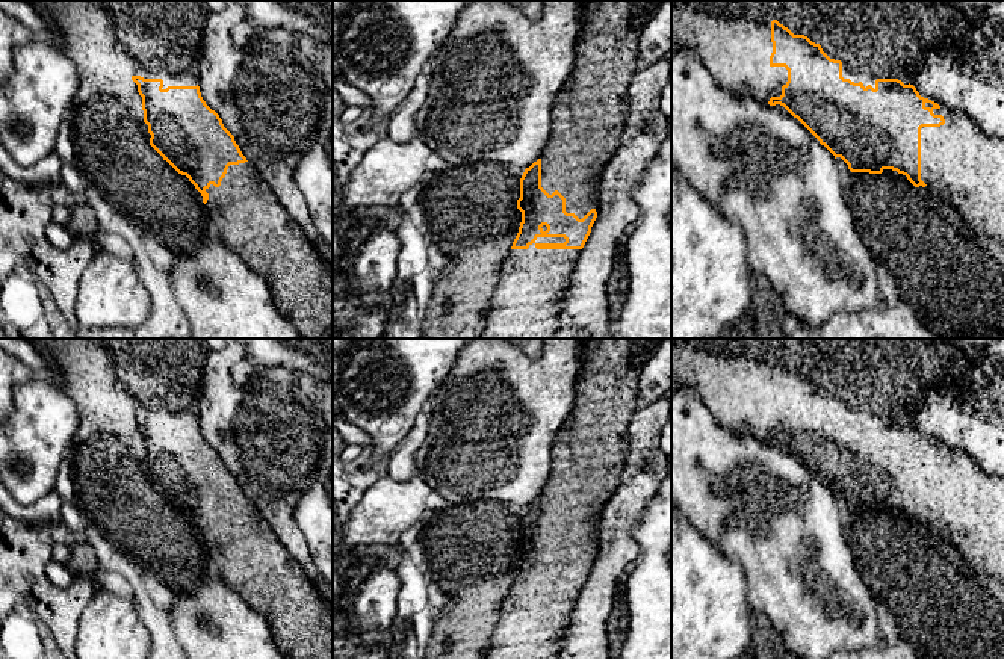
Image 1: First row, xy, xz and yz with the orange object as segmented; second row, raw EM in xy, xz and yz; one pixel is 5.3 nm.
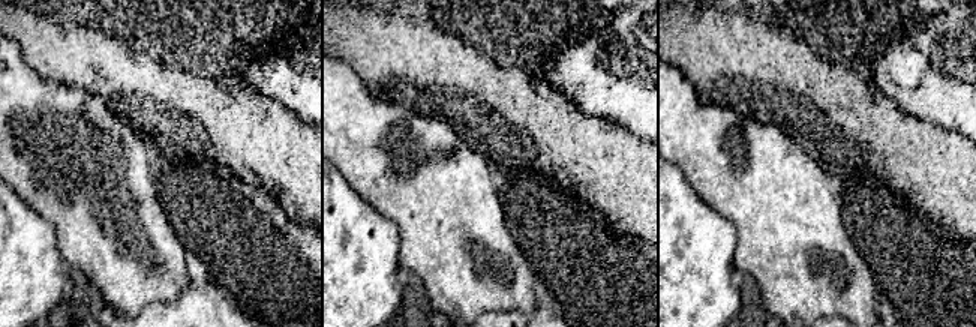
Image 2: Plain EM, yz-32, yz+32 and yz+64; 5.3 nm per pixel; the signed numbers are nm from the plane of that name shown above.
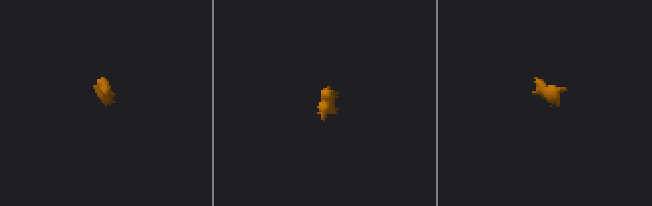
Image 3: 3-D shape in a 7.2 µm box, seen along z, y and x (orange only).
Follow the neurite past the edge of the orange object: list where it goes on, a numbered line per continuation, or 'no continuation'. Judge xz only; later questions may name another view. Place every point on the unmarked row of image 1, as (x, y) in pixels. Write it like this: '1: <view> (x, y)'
1: xz (531, 621)

